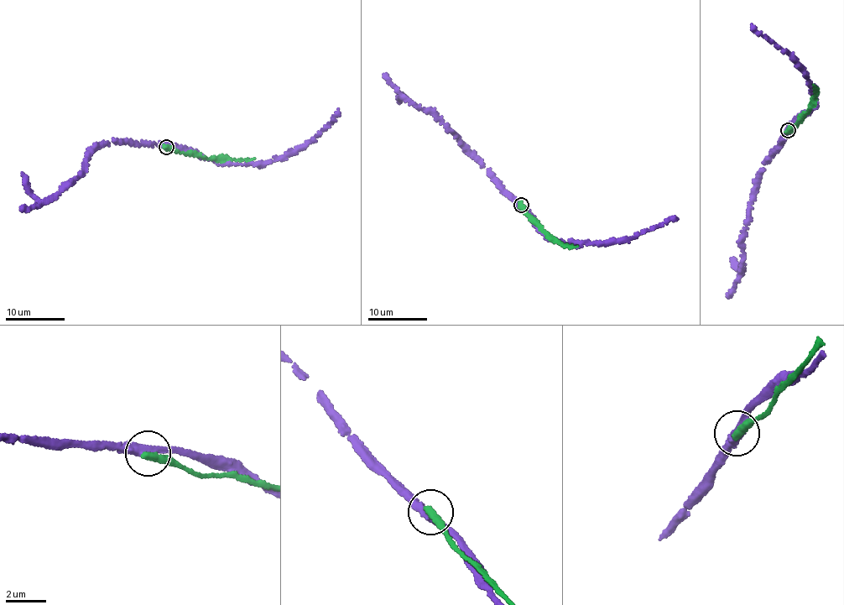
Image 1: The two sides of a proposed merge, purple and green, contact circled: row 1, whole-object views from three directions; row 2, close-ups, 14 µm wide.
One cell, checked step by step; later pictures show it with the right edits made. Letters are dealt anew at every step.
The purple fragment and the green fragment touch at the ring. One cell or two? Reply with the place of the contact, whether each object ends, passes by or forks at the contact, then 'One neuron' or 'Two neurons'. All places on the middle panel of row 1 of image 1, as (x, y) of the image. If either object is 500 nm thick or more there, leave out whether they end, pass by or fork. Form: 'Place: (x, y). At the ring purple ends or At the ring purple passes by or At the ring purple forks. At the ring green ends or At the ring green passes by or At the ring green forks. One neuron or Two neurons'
Place: (521, 205). At the ring purple passes by. At the ring green ends. Two neurons

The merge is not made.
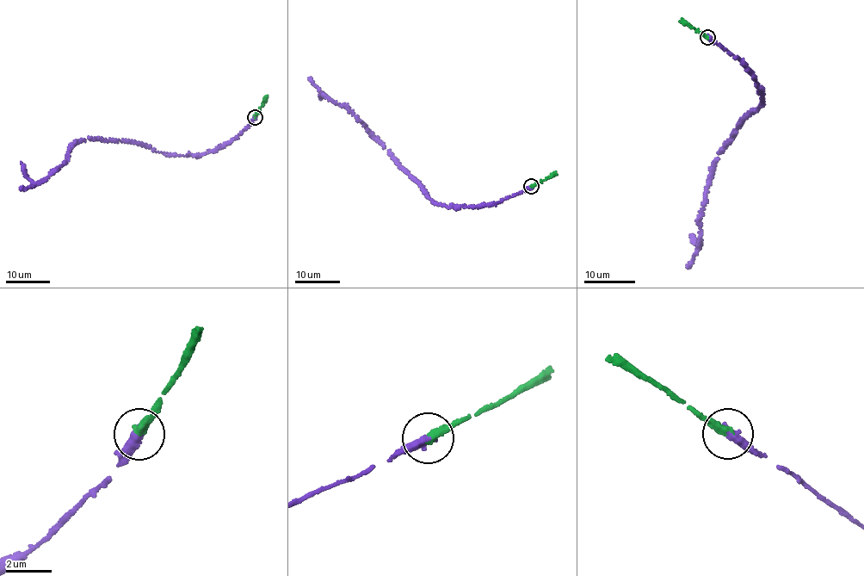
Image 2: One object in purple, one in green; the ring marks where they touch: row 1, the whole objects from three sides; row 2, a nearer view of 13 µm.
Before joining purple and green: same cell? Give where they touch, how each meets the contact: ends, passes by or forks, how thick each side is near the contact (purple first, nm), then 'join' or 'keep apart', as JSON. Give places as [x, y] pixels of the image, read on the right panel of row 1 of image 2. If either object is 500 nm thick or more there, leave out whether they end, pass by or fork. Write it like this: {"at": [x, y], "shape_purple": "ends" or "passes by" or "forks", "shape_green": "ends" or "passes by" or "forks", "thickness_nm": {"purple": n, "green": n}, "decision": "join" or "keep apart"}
{"at": [707, 37], "shape_purple": "ends", "shape_green": "ends", "thickness_nm": {"purple": 400, "green": 360}, "decision": "join"}

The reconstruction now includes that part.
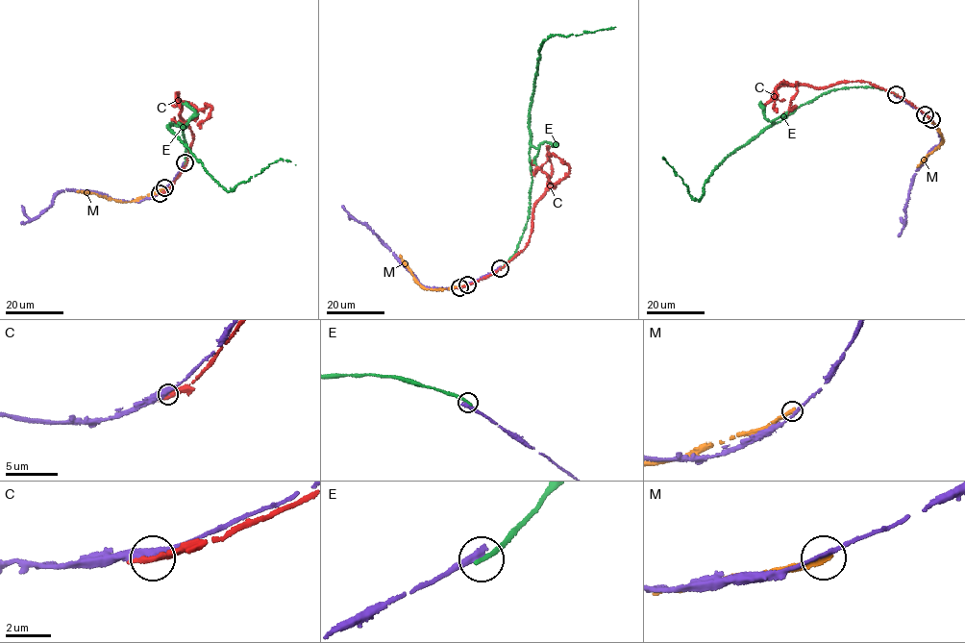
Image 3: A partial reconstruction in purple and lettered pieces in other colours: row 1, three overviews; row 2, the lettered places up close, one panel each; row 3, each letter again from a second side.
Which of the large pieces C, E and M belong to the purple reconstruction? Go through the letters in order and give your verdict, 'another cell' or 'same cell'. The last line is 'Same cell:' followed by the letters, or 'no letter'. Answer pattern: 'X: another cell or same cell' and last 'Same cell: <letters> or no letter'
C: another cell
E: another cell
M: another cell
Same cell: no letter

